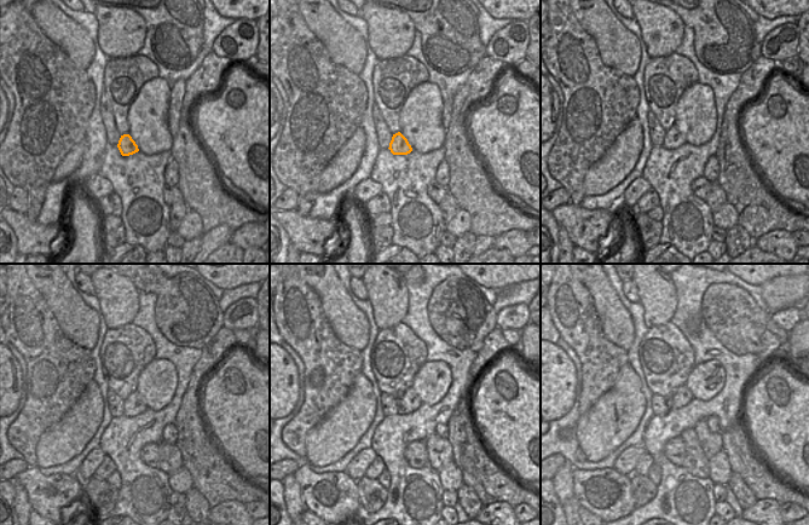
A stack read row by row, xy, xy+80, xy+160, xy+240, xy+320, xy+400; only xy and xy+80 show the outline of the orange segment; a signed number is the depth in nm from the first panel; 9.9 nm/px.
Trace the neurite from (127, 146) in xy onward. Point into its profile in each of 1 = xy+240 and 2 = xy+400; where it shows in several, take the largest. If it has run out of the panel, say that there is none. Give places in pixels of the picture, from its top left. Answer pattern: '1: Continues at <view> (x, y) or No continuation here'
1: Continues at xy+240 (133, 405)
2: Continues at xy+400 (682, 396)

